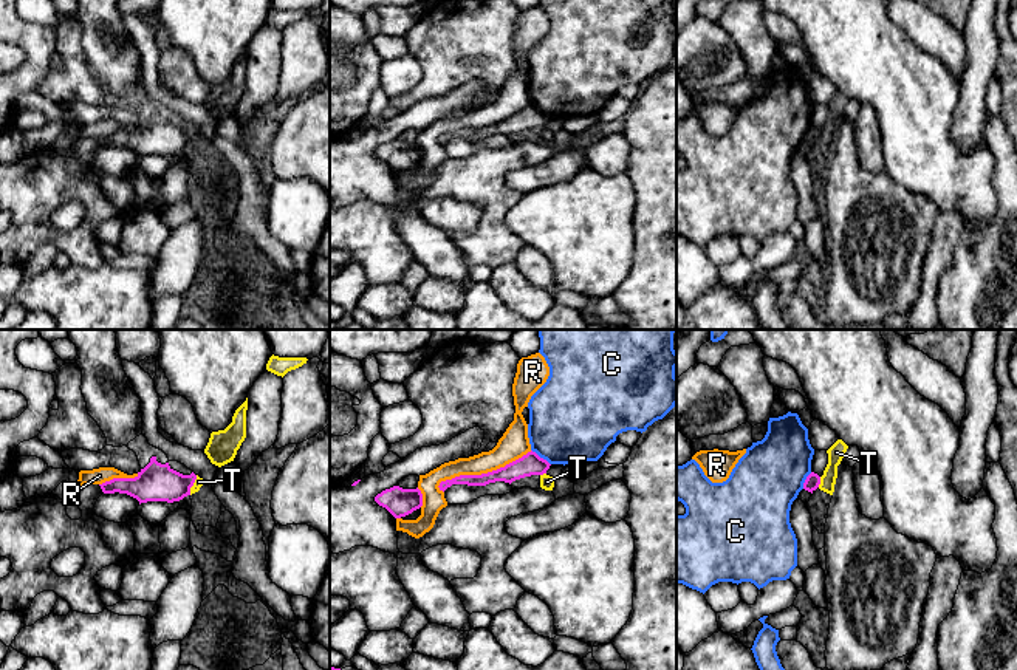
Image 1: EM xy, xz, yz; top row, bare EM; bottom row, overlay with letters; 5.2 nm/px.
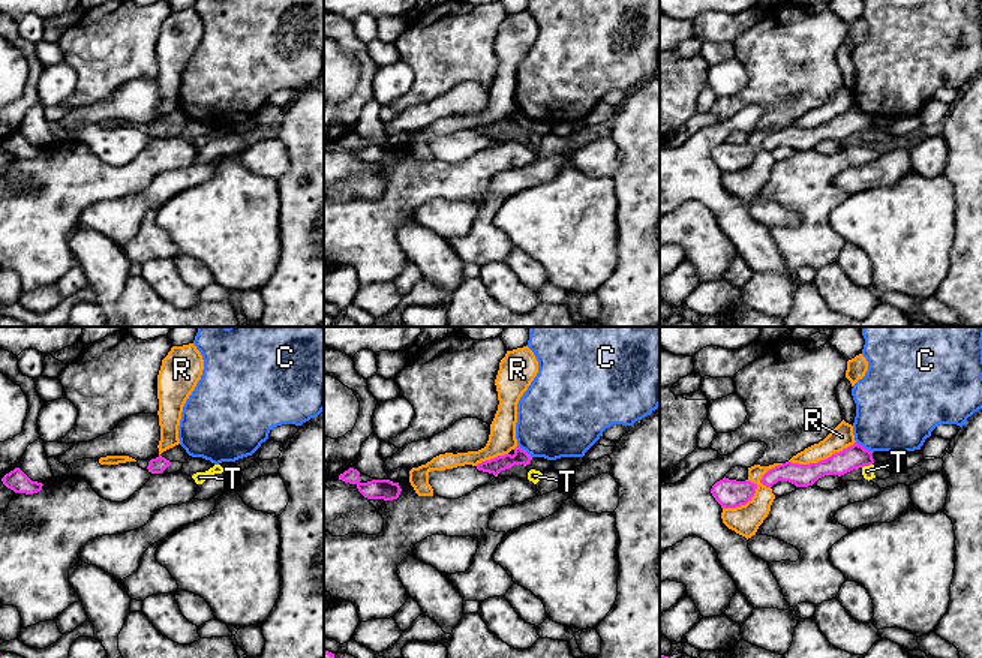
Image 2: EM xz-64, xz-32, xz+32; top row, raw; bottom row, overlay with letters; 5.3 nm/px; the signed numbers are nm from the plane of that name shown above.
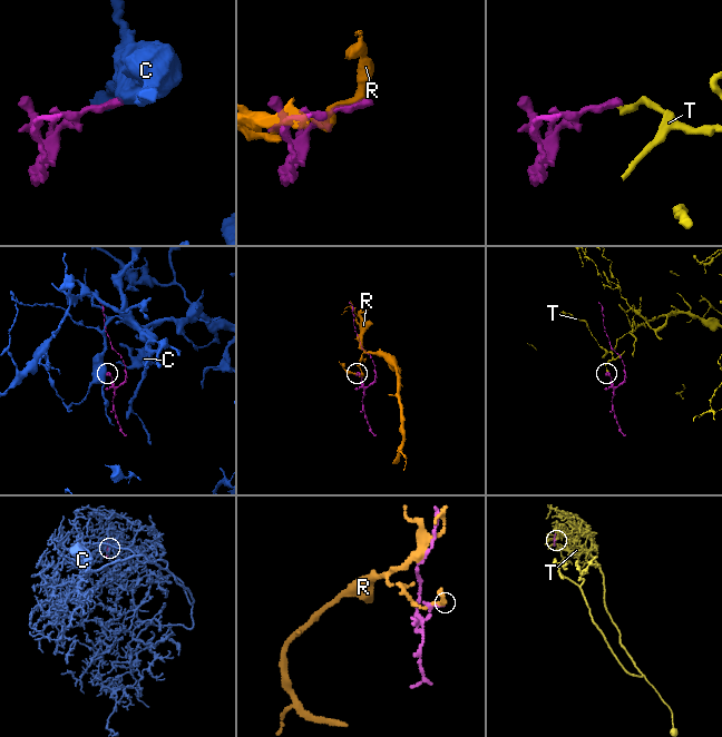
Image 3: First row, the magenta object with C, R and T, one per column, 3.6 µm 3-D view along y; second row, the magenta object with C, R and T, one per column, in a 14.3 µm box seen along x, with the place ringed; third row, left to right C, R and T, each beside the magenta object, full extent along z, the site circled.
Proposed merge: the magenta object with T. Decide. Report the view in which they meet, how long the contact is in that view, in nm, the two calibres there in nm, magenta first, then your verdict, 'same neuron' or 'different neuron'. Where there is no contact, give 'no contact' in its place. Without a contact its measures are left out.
meets magenta in yz; contact 60 nm long; 80 nm thick on the magenta side, 90 nm on the other; different neuron

